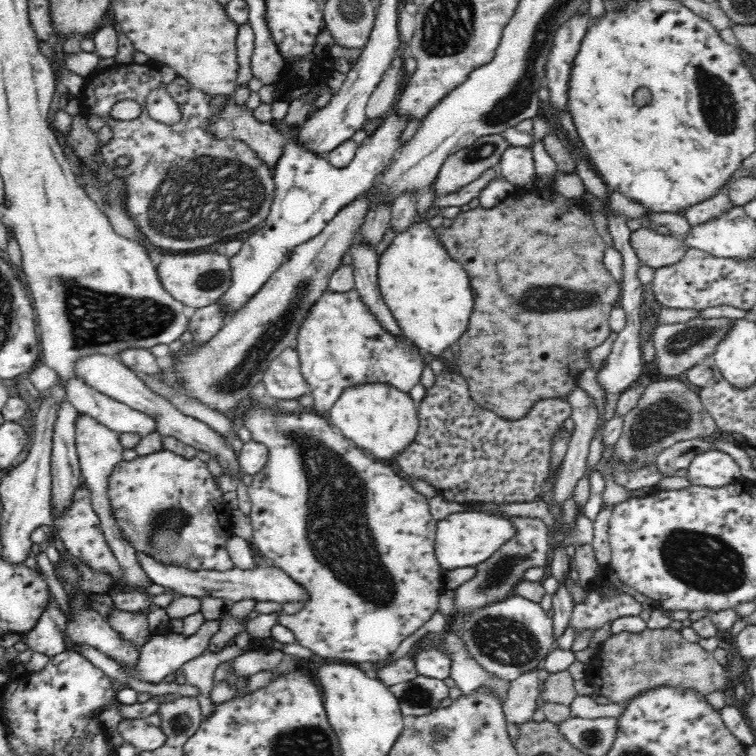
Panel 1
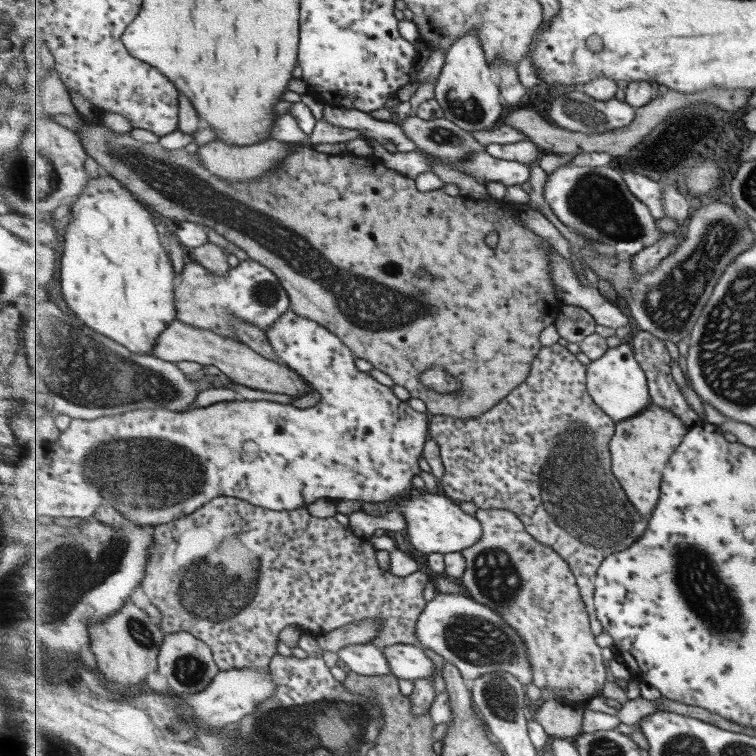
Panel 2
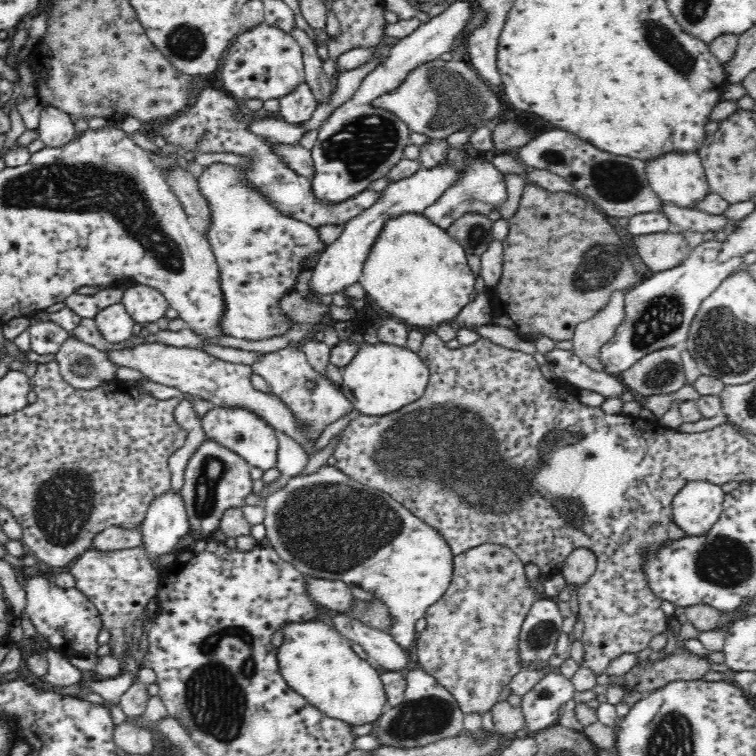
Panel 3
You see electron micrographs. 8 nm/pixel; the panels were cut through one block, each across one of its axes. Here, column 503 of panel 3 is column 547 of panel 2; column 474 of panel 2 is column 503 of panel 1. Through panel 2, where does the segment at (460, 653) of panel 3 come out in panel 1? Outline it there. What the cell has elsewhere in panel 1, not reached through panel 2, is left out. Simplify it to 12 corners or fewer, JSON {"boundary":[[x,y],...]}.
{"boundary":[[508,516],[519,533],[457,588],[454,614],[514,595],[548,562],[548,527]]}

